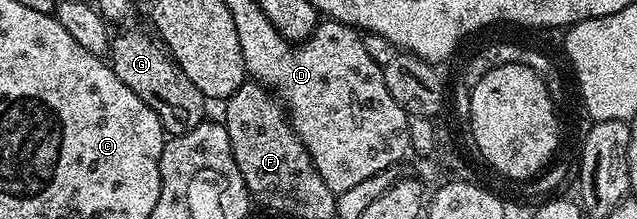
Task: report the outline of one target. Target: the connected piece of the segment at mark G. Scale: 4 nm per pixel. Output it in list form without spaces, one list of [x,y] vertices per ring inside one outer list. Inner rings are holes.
[[[131,27],[116,31],[119,33],[116,36],[114,33],[109,44],[109,63],[117,78],[121,78],[121,82],[125,82],[125,86],[129,86],[129,90],[133,90],[133,94],[137,94],[141,102],[145,102],[145,106],[149,106],[149,110],[157,114],[168,137],[180,136],[193,130],[203,123],[203,111],[209,107],[208,101],[201,94],[201,90],[197,90],[193,82],[189,82],[185,70],[181,70],[171,59],[171,53],[158,35]]]

